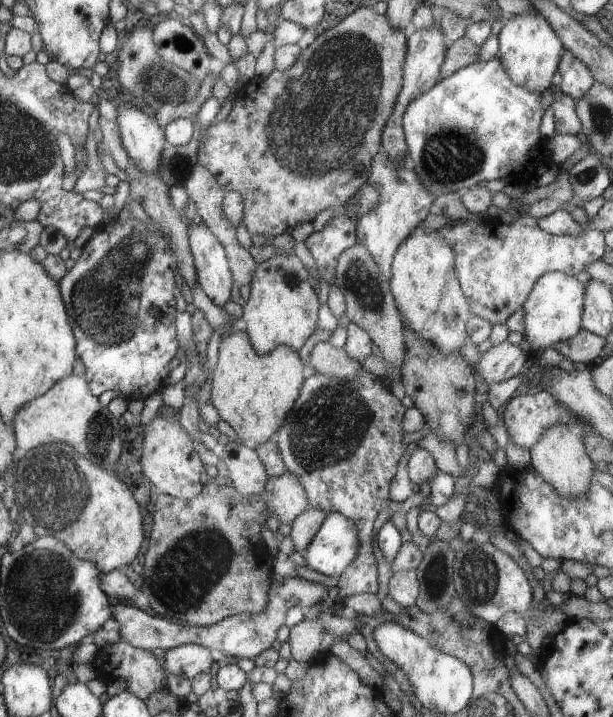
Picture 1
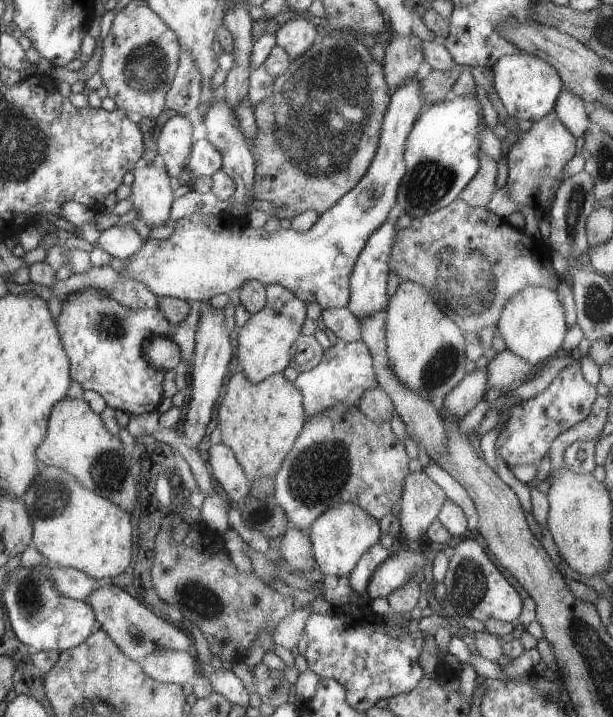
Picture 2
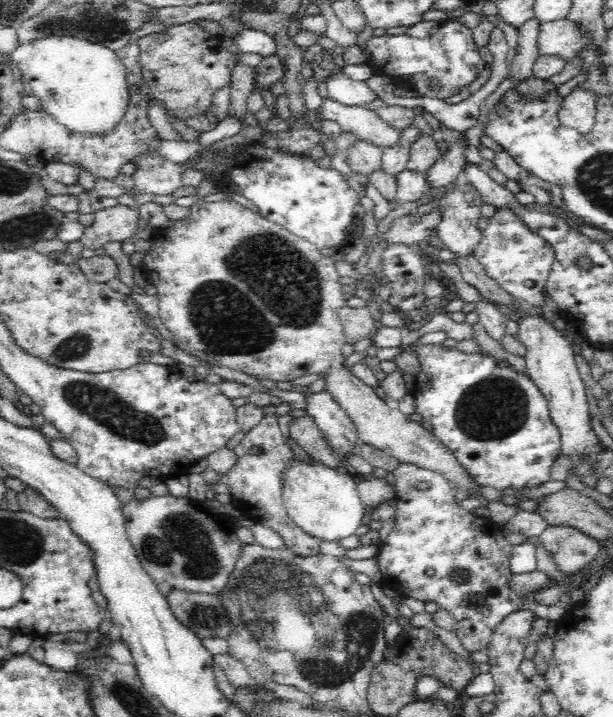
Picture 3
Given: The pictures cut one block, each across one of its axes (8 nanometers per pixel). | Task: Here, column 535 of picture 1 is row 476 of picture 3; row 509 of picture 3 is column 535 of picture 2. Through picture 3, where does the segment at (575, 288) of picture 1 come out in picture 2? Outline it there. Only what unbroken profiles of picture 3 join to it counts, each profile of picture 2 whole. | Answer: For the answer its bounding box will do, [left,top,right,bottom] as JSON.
[495,285,566,366]

